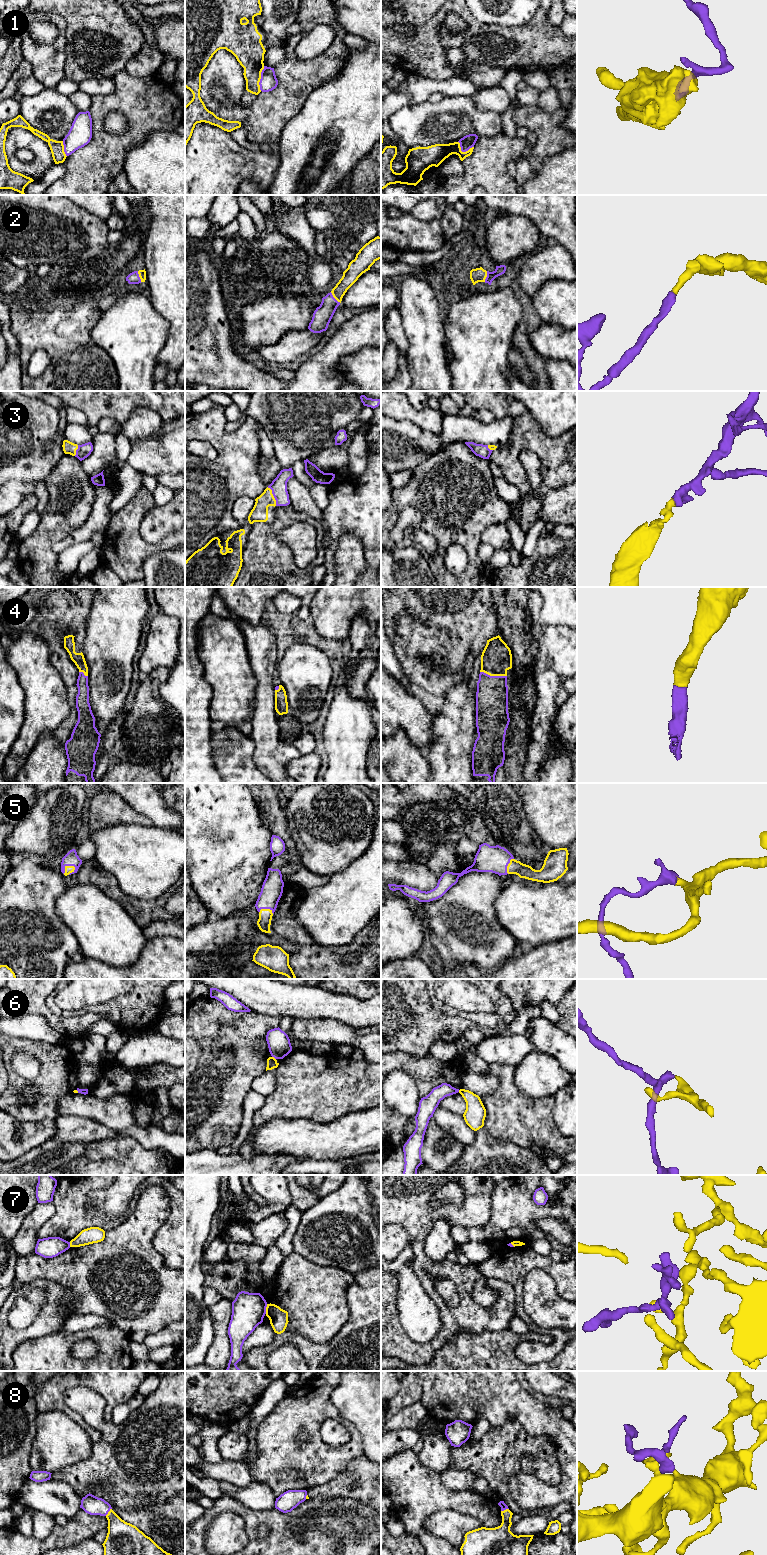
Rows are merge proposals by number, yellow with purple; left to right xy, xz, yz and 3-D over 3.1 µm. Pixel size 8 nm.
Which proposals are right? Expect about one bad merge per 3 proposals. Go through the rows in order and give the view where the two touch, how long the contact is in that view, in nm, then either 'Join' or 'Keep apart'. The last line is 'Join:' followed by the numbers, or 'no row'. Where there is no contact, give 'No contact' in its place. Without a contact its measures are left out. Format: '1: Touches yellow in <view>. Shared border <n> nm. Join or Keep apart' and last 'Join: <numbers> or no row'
1: Touches yellow in xz. Shared border 200 nm. Keep apart
2: Touches yellow in xz. Shared border 120 nm. Join
3: Touches yellow in xz. Shared border 170 nm. Join
4: Touches yellow in yz. Shared border 220 nm. Join
5: Touches yellow in xy. Shared border 120 nm. Join
6: Touches yellow in xz. Shared border 40 nm. Keep apart
7: Touches yellow in xz. Shared border 80 nm. Keep apart
8: Touches yellow in xy. Shared border 80 nm. Join
Join: 2, 3, 4, 5, 8

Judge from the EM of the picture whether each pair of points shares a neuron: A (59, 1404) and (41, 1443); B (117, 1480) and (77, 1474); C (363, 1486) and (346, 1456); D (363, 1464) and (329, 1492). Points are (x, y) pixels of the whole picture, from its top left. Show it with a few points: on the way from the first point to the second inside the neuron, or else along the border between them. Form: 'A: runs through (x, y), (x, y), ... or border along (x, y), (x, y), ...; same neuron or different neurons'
A: border along (38, 1412), (61, 1410), (67, 1415); different neurons
B: runs through (107, 1475), (87, 1475); same neuron
C: border along (364, 1455), (354, 1458), (333, 1478); different neurons
D: runs through (355, 1472), (337, 1488); same neuron

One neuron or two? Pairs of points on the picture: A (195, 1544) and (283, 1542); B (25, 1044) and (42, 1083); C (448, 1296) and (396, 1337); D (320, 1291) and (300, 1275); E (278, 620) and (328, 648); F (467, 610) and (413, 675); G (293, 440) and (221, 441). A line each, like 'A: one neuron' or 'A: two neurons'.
A: one neuron
B: one neuron
C: two neurons
D: one neuron
E: one neuron
F: one neuron
G: two neurons

